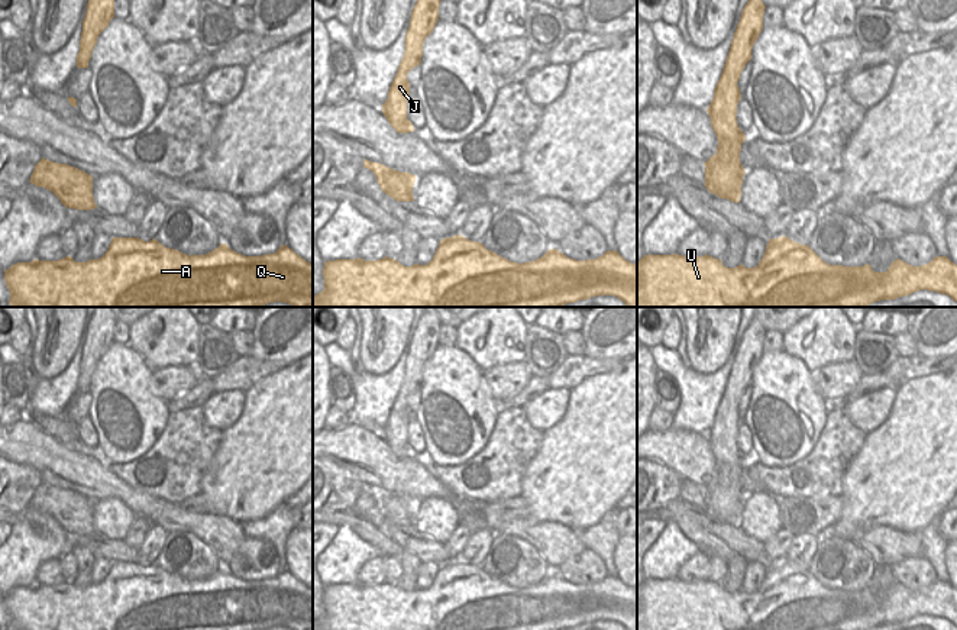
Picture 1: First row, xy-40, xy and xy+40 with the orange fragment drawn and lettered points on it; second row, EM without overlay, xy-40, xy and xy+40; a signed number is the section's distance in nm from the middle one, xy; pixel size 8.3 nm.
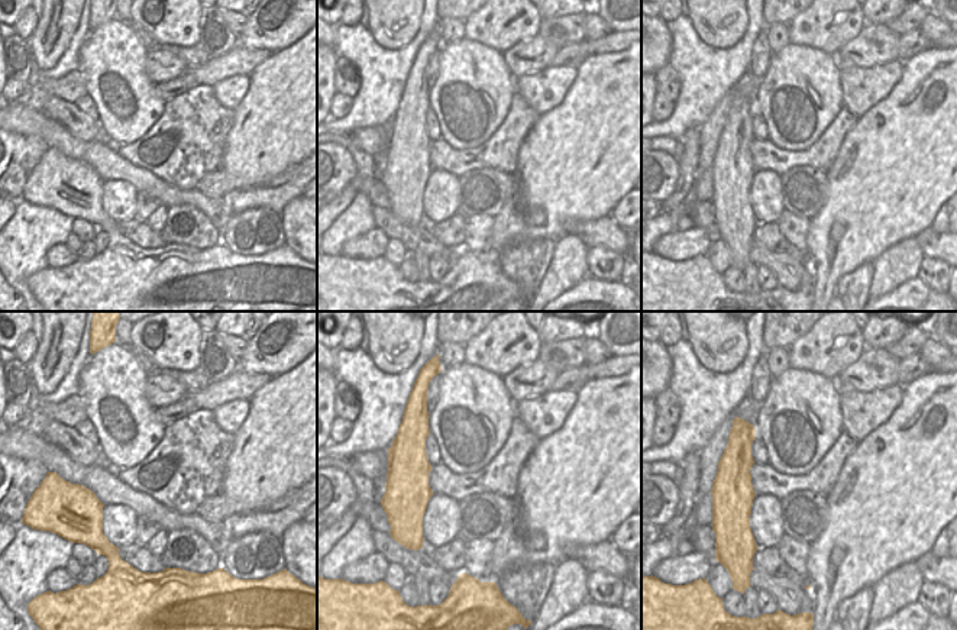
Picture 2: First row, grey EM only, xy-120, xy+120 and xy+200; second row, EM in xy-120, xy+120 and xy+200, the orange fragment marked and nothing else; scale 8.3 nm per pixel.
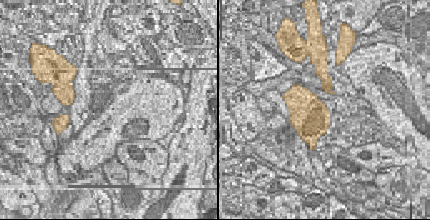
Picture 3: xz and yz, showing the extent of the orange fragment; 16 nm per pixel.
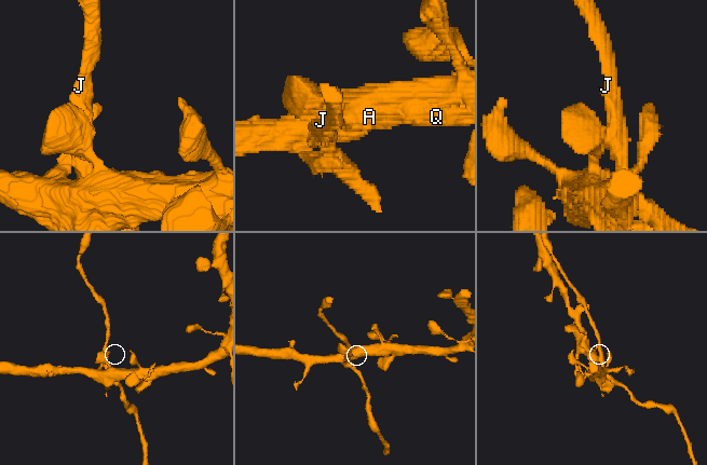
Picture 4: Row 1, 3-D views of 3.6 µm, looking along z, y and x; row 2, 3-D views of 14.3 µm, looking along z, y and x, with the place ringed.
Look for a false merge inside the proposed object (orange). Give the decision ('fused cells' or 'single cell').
fused cells

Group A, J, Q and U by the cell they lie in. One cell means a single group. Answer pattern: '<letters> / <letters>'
A Q U / J

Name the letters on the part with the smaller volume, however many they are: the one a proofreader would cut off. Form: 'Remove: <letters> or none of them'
Remove: J

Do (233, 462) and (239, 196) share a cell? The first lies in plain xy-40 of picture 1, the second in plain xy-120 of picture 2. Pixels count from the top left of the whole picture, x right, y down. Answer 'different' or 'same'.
different

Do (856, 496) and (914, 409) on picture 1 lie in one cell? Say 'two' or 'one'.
one

